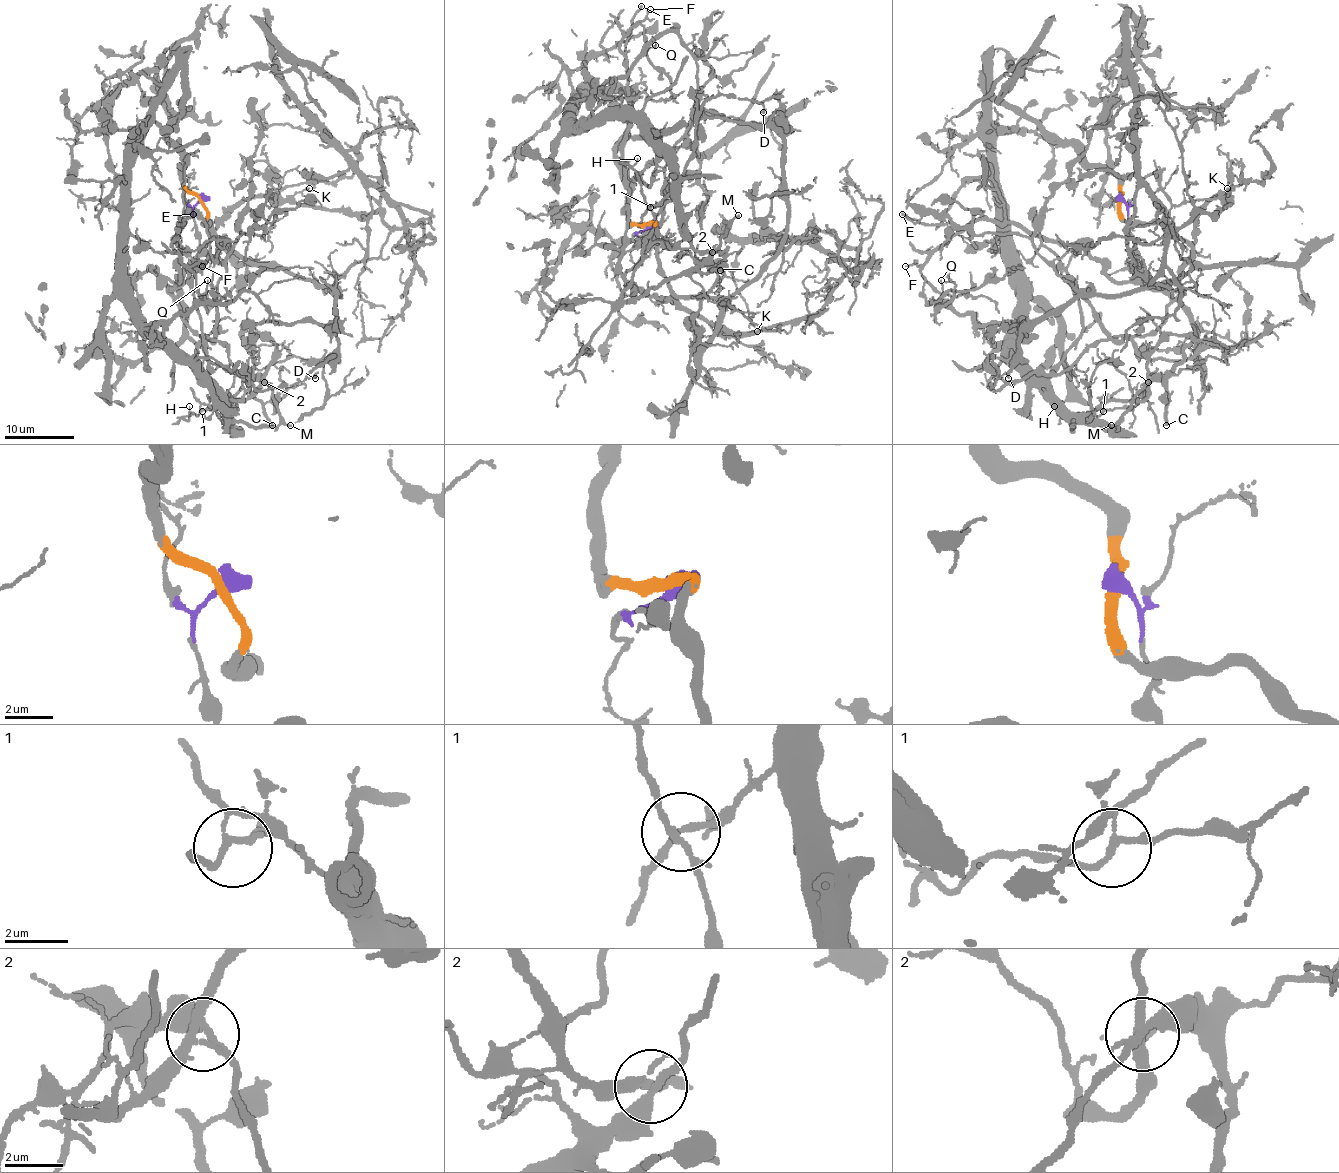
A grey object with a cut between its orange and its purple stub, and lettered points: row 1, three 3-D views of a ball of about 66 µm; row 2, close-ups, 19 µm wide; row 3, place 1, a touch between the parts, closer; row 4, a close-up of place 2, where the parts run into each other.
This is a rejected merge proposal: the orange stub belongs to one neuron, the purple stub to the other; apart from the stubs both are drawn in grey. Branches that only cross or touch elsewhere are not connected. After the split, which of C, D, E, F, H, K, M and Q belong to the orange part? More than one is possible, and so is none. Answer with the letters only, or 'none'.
none

